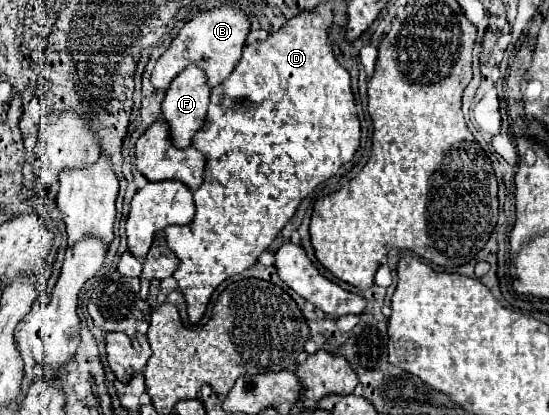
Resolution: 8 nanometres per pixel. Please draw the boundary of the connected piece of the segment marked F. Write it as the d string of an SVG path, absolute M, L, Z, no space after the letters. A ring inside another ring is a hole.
M187 66L169 86L163 106L161 106L161 116L163 120L171 126L171 136L173 144L177 148L187 148L195 136L195 132L203 126L205 116L207 116L207 106L209 106L209 94L211 88L207 84L207 76L199 66Z

